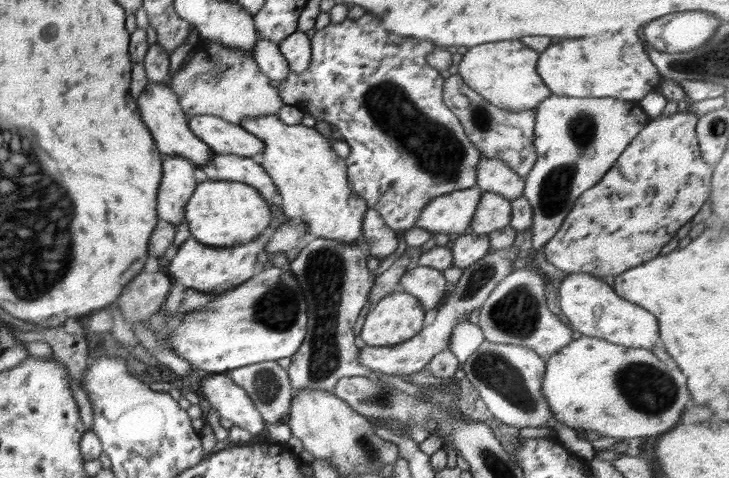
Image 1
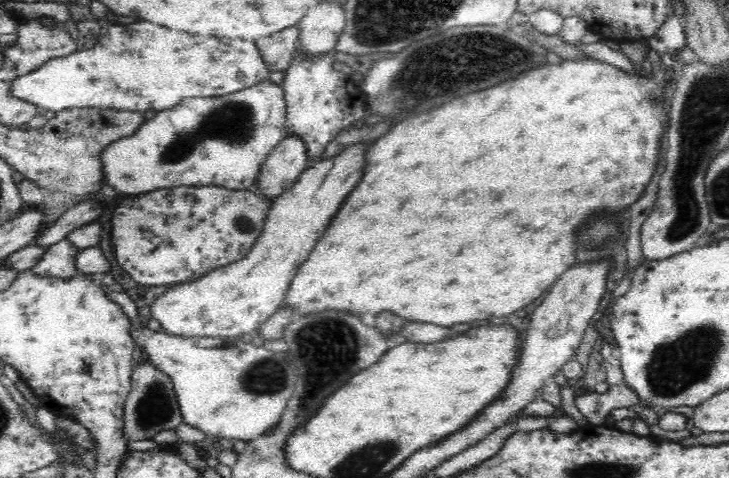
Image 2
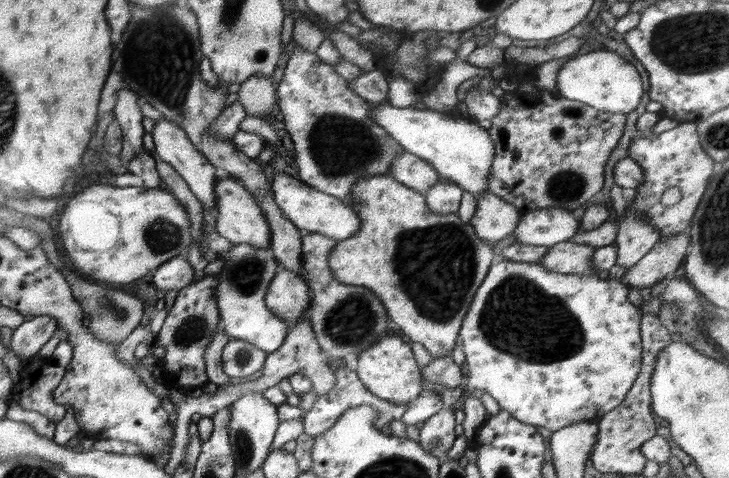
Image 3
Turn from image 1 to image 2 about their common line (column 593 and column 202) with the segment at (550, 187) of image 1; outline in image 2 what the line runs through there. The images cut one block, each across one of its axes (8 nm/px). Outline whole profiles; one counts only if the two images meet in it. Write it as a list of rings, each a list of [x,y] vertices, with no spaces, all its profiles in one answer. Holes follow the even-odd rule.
[[[270,79],[227,95],[182,99],[175,107],[158,111],[132,136],[120,138],[104,148],[100,156],[104,178],[114,190],[128,196],[176,186],[220,186],[228,190],[246,190],[257,181],[260,167],[274,146],[287,136],[285,110],[282,84],[275,84]]]

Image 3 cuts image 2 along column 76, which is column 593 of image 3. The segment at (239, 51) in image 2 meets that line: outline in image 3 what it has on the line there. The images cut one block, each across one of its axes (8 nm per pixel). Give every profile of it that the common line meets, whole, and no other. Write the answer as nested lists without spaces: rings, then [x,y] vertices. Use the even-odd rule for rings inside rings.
[[[596,49],[588,54],[572,56],[556,74],[558,94],[604,112],[628,114],[644,96],[642,78],[636,67],[610,49]]]

